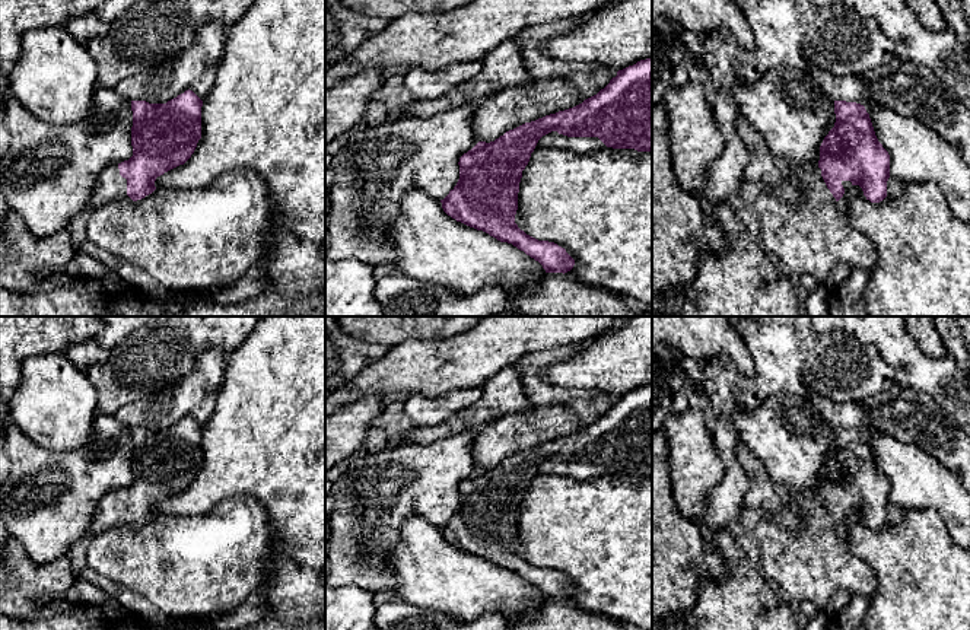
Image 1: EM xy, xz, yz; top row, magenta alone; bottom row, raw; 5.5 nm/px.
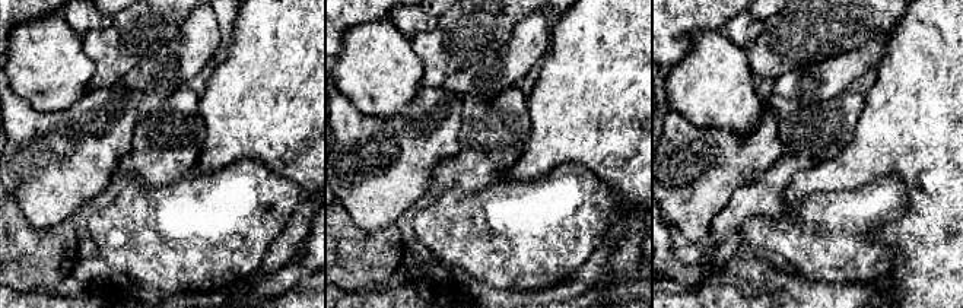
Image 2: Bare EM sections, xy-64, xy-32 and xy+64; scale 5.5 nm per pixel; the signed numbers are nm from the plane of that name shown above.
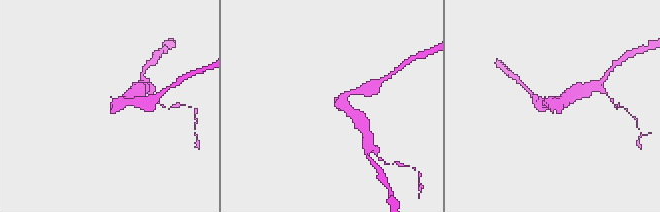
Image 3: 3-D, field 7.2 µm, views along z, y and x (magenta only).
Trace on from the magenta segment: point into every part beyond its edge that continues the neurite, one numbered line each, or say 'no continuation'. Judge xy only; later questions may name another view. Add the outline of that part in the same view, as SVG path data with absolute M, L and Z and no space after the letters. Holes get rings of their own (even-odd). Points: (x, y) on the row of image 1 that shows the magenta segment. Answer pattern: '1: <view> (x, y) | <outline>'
1: xy (111, 187) | M111 165L98 176L90 201L85 210L93 211L124 198L130 198L127 195L127 179L120 175L118 165Z

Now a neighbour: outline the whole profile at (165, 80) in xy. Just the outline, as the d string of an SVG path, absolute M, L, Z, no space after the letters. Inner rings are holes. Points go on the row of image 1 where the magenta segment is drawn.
M204 23L182 52L121 80L114 89L128 101L166 104L188 90L210 66L219 64L225 42L226 26Z

